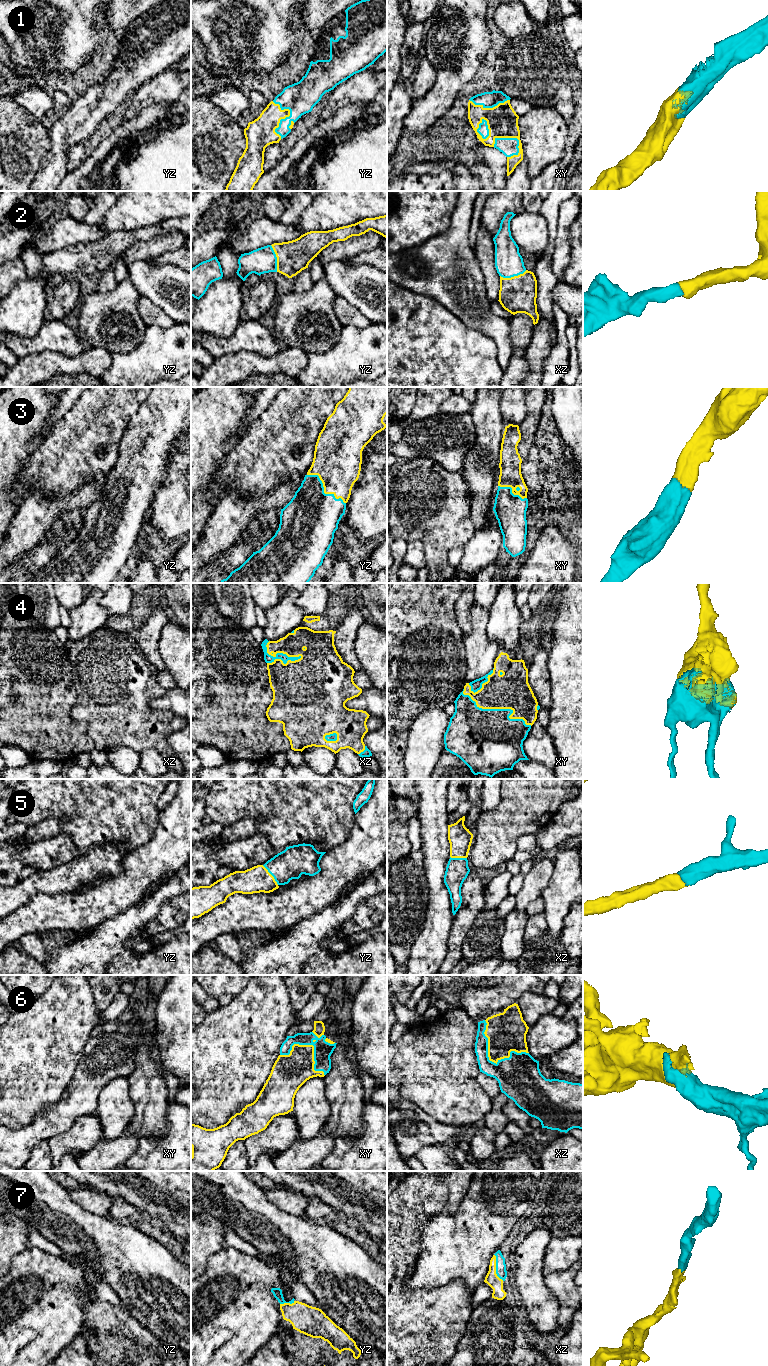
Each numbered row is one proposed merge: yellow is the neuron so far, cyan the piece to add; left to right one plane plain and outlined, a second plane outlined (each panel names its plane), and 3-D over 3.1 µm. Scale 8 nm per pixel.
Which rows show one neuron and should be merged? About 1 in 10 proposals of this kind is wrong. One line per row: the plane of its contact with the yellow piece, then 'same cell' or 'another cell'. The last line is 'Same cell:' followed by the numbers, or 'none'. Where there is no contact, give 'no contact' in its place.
1: meets yellow in xy; same cell
2: meets yellow in yz; same cell
3: meets yellow in yz; same cell
4: meets yellow in xy; same cell
5: meets yellow in yz; same cell
6: meets yellow in xz; same cell
7: meets yellow in xz; same cell
Same cell: 1, 2, 3, 4, 5, 6, 7

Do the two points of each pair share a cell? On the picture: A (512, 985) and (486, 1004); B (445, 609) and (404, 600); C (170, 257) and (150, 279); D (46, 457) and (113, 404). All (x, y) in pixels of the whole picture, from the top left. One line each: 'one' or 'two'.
A: one
B: one
C: two
D: one

